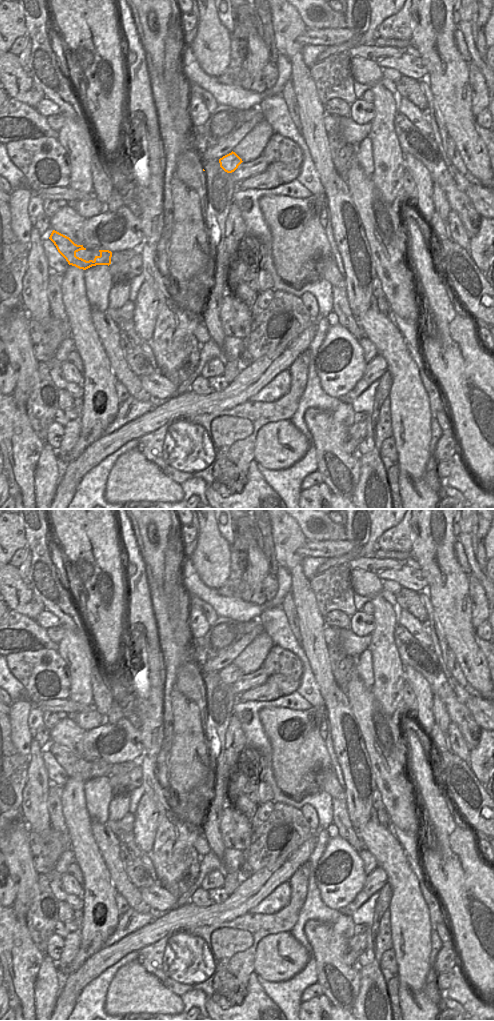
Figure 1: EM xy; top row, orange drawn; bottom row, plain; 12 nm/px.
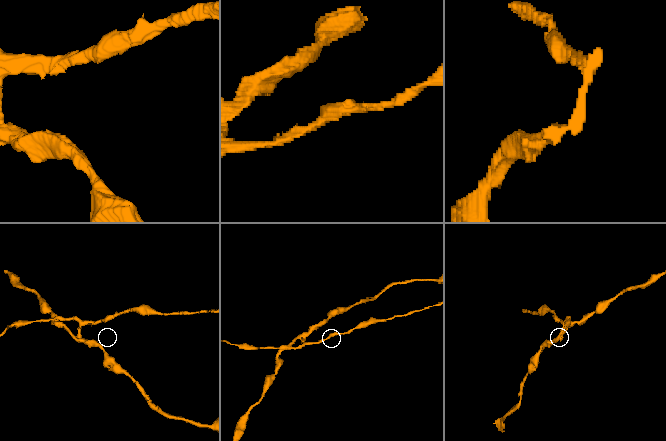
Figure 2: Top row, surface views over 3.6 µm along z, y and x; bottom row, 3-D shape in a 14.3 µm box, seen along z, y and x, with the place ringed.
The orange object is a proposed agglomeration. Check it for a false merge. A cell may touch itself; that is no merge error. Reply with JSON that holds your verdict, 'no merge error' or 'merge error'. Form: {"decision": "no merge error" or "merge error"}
{"decision": "merge error"}

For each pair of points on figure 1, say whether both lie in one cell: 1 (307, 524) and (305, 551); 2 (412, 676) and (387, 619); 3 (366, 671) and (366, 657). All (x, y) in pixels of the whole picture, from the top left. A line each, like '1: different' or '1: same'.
1: different
2: different
3: same

